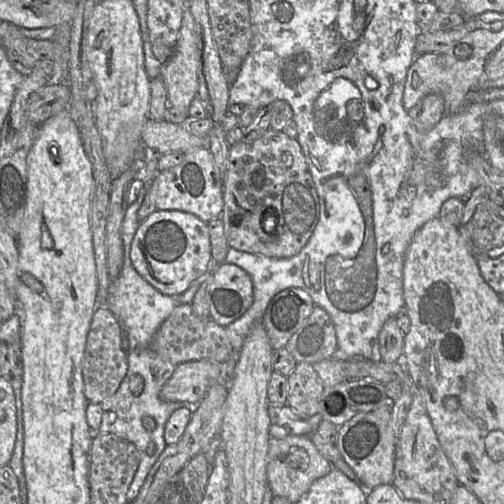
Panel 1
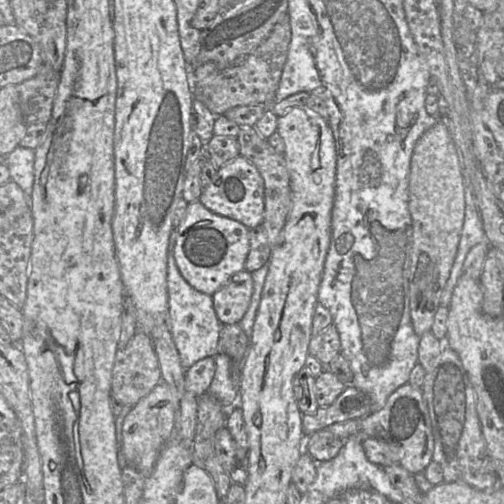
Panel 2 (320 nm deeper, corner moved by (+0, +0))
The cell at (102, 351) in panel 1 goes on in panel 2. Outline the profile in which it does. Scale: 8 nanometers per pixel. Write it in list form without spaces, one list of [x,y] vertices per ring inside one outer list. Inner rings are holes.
[[[140,329],[124,348],[119,348],[112,370],[111,399],[133,407],[162,381],[161,371],[150,337]]]

